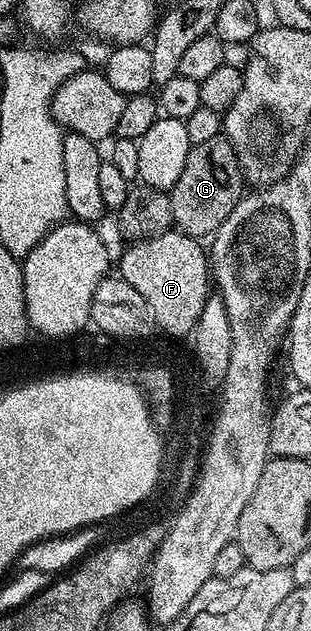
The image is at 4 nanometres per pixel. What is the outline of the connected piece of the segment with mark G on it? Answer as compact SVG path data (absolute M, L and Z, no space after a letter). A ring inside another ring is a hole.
M220 134L209 142L190 147L183 174L179 174L179 182L175 182L175 186L167 192L176 231L194 238L212 237L227 218L227 214L235 210L246 188L237 153L224 135Z

